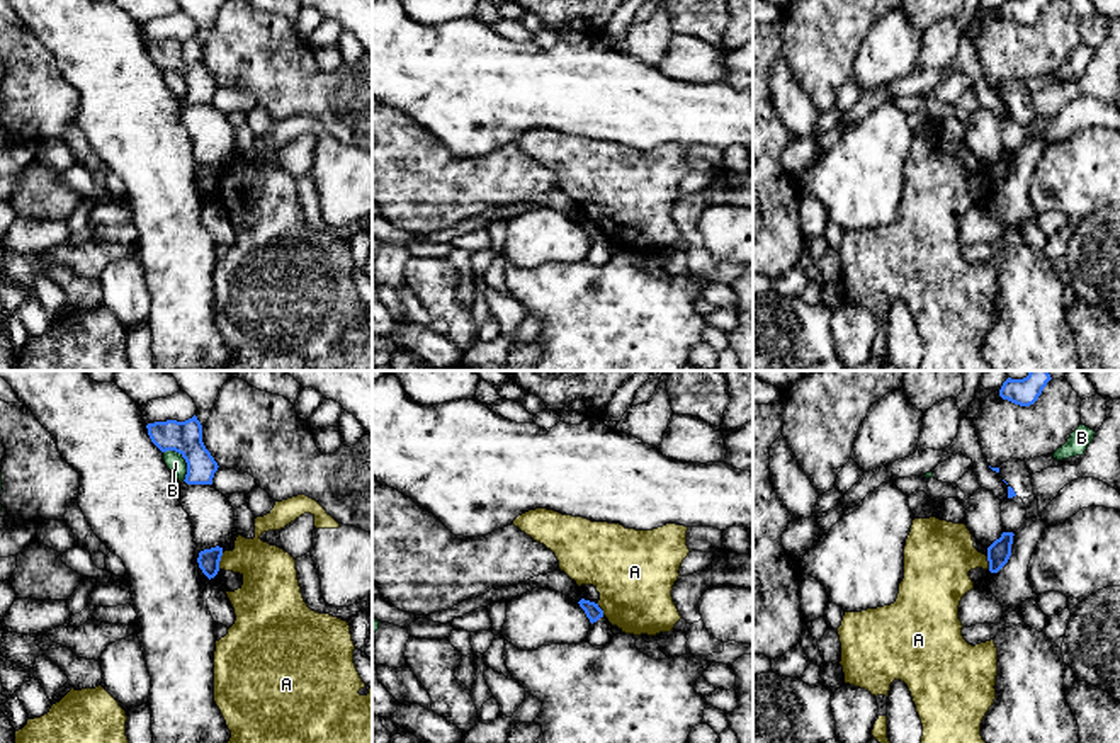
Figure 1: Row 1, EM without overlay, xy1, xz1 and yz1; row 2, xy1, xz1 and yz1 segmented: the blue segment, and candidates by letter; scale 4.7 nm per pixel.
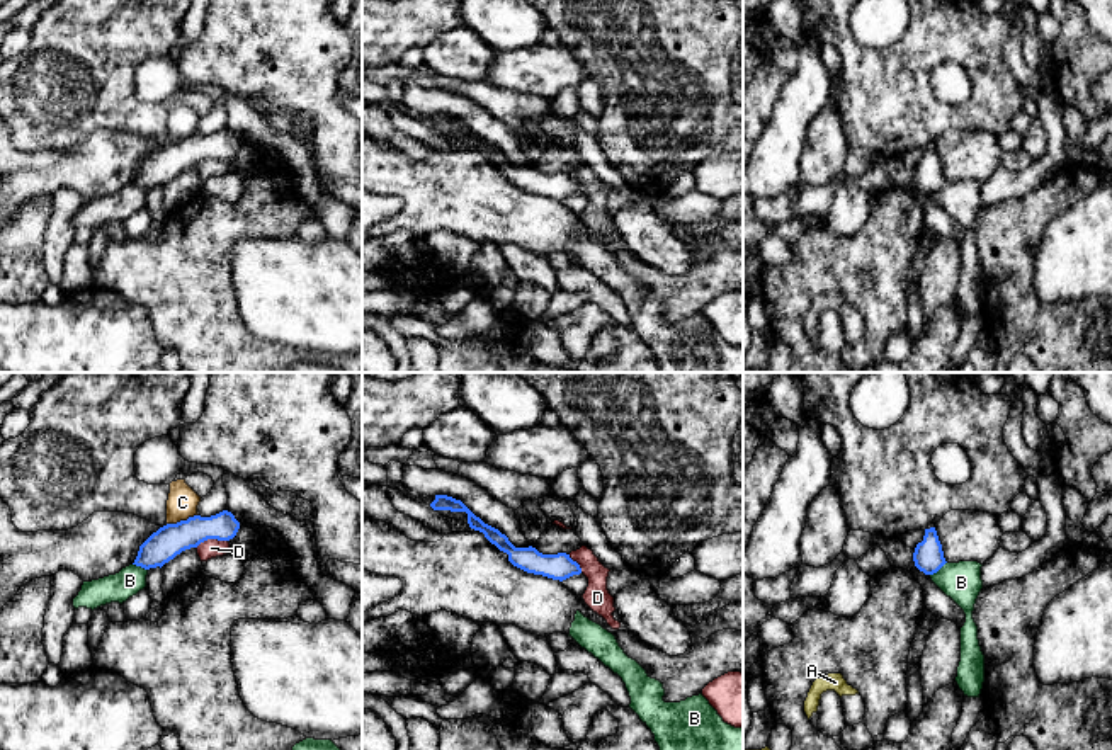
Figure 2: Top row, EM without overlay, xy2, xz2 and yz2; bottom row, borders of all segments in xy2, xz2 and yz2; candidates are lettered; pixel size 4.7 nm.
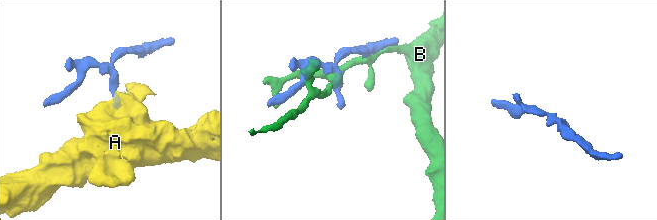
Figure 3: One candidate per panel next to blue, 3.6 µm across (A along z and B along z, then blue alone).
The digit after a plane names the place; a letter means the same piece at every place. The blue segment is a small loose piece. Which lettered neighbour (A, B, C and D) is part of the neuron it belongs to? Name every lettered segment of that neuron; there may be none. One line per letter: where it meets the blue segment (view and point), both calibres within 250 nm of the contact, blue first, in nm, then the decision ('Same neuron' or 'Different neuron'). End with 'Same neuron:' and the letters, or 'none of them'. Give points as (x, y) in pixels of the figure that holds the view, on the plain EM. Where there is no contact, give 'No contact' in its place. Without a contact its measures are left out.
A: Touches blue at xy1 (220, 179). Thickness 100 nm (blue) against 260 nm. Different neuron
B: Touches blue at xy1 (184, 77). Thickness 160 nm (blue) against 90 nm. Different neuron
C: Touches blue at xy2 (181, 140). Thickness 150 nm (blue) against 150 nm. Different neuron
D: Touches blue at xy2 (211, 157). Thickness 150 nm (blue) against 90 nm. Different neuron
Same neuron: none of them

